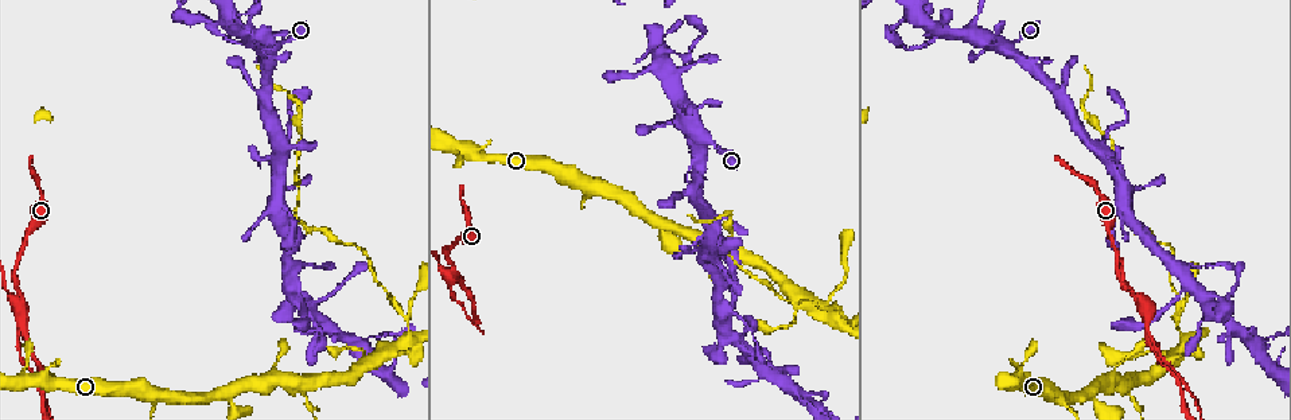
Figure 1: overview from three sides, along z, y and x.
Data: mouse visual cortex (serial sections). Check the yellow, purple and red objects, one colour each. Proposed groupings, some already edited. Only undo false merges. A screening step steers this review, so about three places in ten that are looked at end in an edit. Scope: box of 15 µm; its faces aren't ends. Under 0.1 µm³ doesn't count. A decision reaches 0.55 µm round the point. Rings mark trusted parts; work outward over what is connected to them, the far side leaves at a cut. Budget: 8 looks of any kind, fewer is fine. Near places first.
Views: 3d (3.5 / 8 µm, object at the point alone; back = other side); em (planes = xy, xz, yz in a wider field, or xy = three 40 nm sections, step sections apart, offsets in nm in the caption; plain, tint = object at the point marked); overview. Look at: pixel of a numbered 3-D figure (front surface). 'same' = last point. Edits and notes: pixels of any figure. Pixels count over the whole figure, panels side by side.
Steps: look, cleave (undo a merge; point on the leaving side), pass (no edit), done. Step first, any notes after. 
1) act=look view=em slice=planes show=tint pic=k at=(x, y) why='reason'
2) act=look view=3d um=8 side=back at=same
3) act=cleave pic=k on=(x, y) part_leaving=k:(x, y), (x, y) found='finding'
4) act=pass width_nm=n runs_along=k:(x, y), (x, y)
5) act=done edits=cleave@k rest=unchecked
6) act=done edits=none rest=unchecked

act=look view=3d um=3.5 pic=1 at=(703, 141)

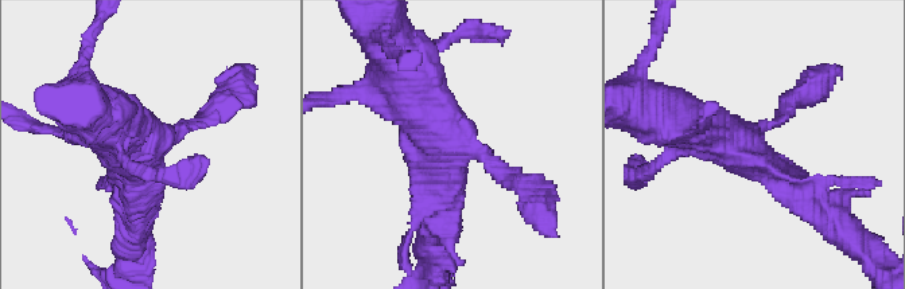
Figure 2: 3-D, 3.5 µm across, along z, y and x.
act=look view=em slice=xy step=2 show=tint pic=2 at=(451, 146)

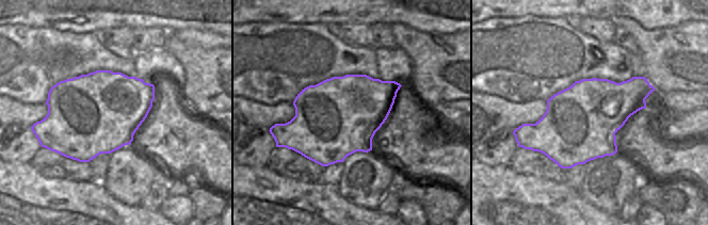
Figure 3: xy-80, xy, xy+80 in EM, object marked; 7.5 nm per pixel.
act=pass runs_along=2:(216, 106), (142, 152), (138, 202) found='all the same cell'

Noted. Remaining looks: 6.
act=look view=3d um=3.5 pic=1 at=(223, 9) why='two arms in line, one across'

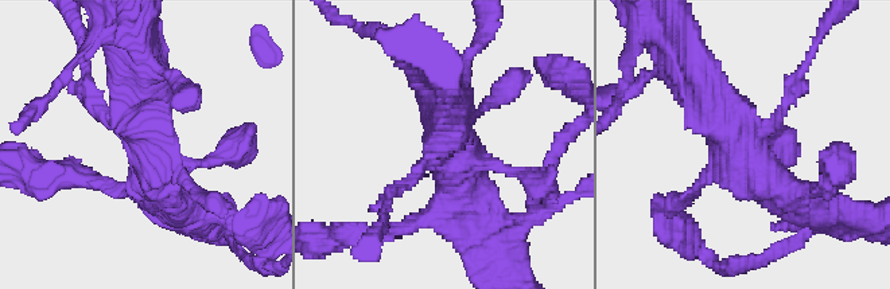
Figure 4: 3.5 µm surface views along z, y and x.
act=look view=em slice=xy step=5 show=plain pic=4 at=(754, 142) why='now the EM'

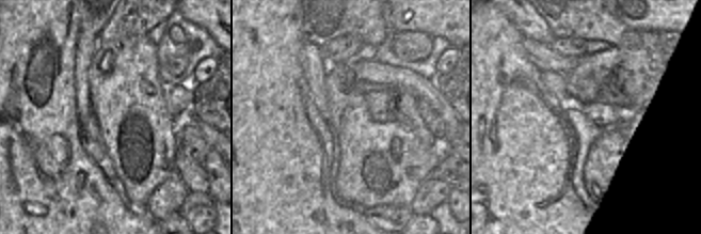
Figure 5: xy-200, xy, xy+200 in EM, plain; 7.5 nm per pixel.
act=look view=em slice=xy step=5 show=tint at=same

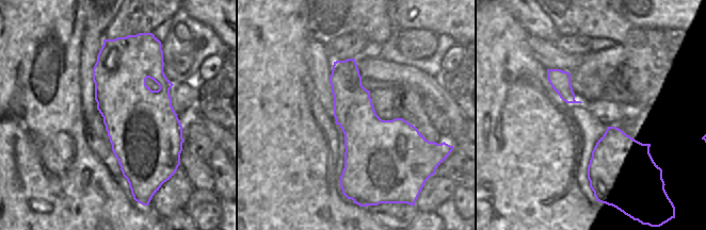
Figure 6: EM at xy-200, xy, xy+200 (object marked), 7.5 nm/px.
act=pass found='continuous, no second cell'

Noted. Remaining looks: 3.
act=look view=3d um=3.5 pic=1 at=(255, 43) why='thin neck'

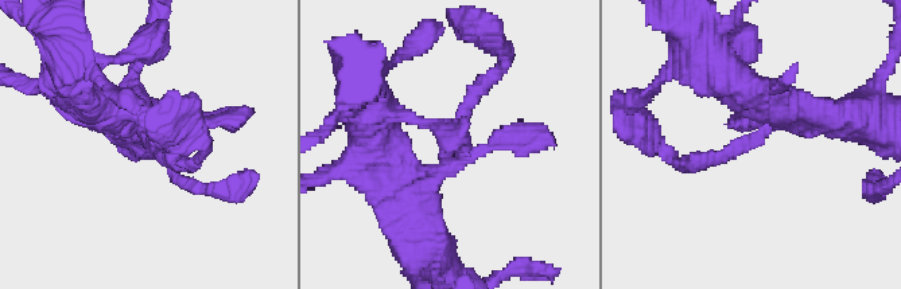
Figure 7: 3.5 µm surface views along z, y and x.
act=look view=em slice=xy step=3 show=tint pic=7 at=(152, 150)

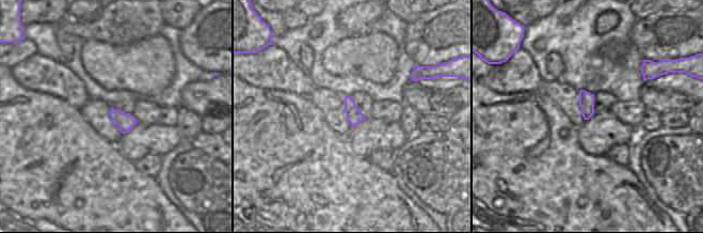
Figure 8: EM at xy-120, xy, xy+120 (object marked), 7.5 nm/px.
act=look view=em slice=planes show=tint at=same why='cut it another way'

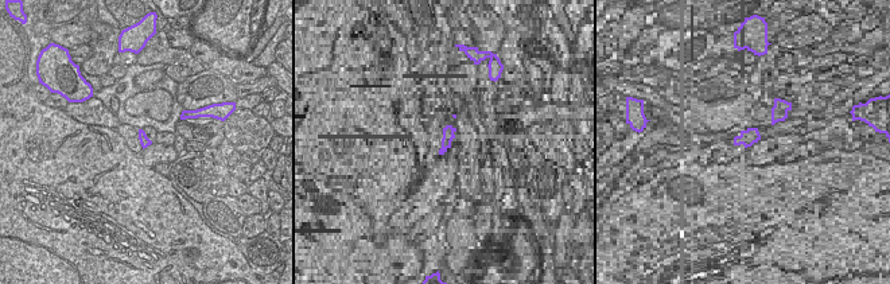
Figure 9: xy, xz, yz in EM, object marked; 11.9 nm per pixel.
act=pass width_nm=120 runs_along=7:(414, 190), (501, 69) found='all the same cell'

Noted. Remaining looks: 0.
act=done edits=none rest=unchecked

